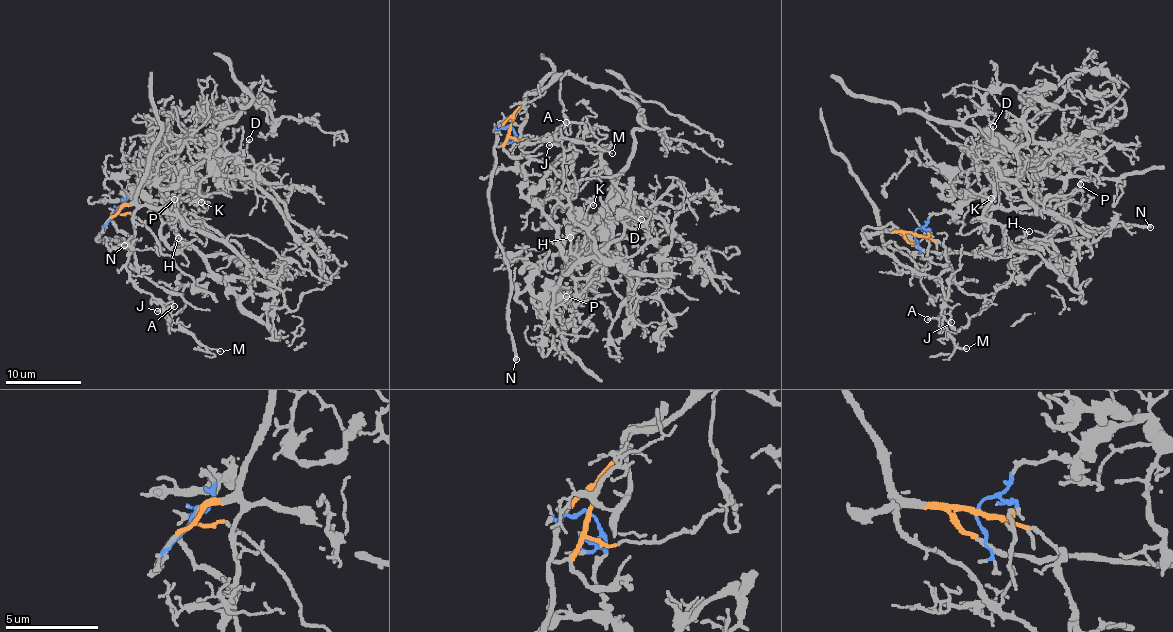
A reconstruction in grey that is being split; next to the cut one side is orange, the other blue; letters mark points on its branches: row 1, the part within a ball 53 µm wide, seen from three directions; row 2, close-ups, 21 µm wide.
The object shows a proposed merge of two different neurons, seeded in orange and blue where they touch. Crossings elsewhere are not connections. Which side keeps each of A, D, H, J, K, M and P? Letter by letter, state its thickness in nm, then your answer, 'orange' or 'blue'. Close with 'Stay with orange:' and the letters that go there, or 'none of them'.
A: 110 nm | orange
D: 160 nm | blue
H: 150 nm | blue
J: 130 nm | orange
K: 140 nm | blue
M: 120 nm | orange
P: 110 nm | blue
Stay with orange: A, J, M

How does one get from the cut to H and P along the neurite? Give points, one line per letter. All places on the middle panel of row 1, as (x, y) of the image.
H: (509, 126), (523, 195), (555, 228), (564, 272), (577, 260), (570, 249), (575, 232), (570, 238)
P: (509, 126), (517, 139), (513, 148), (523, 190), (557, 231), (566, 266), (555, 287), (555, 307), (566, 297)

